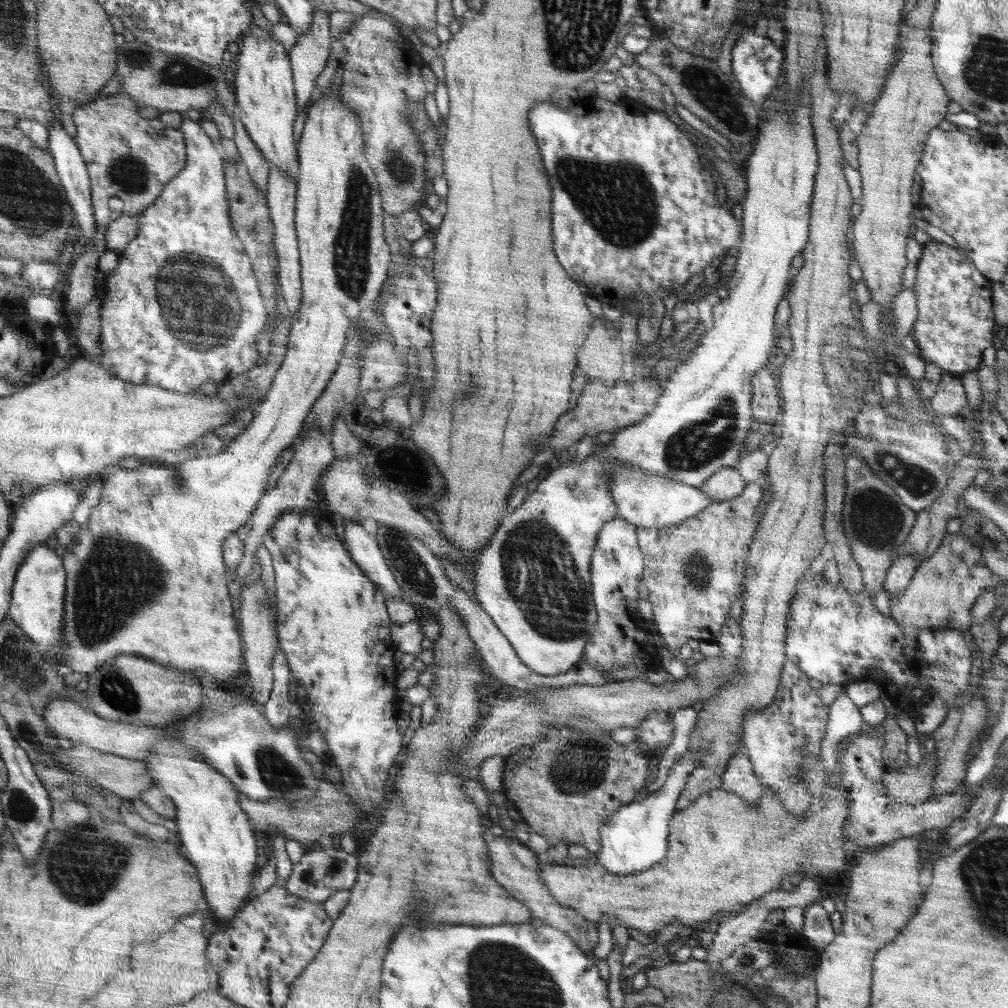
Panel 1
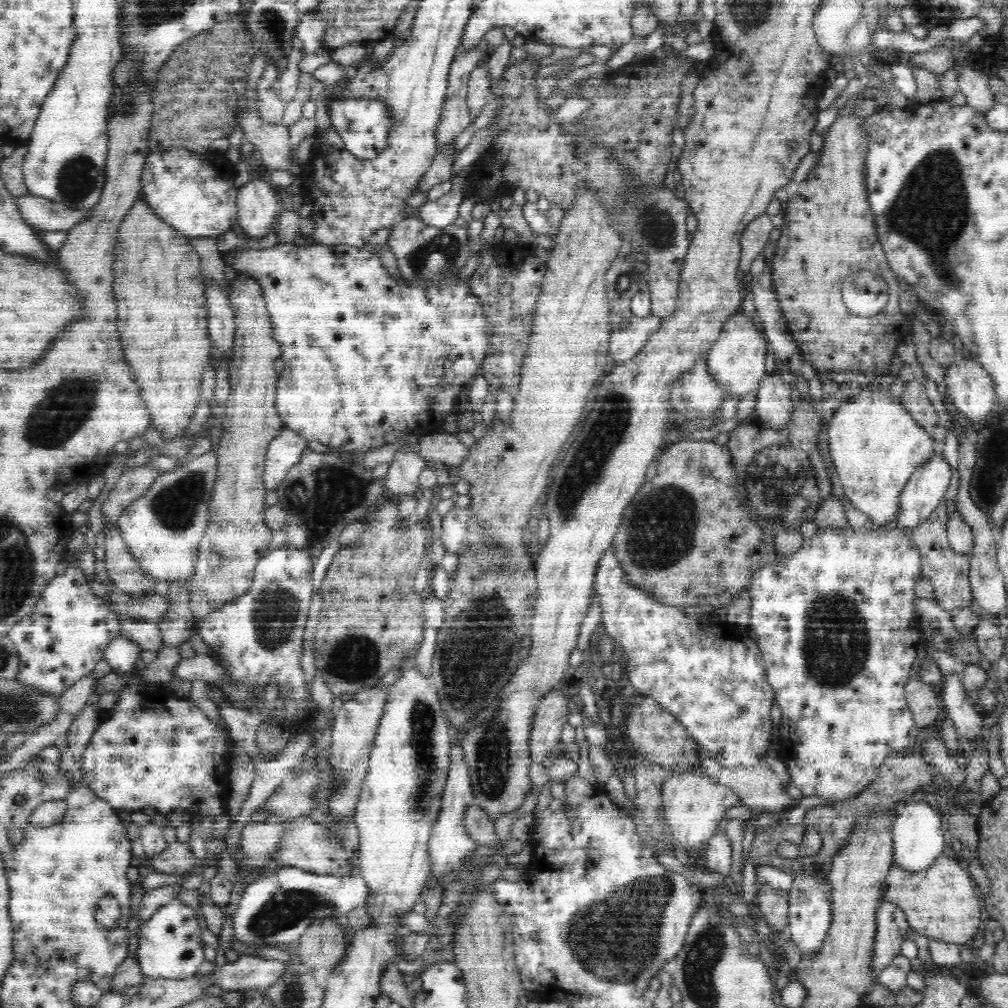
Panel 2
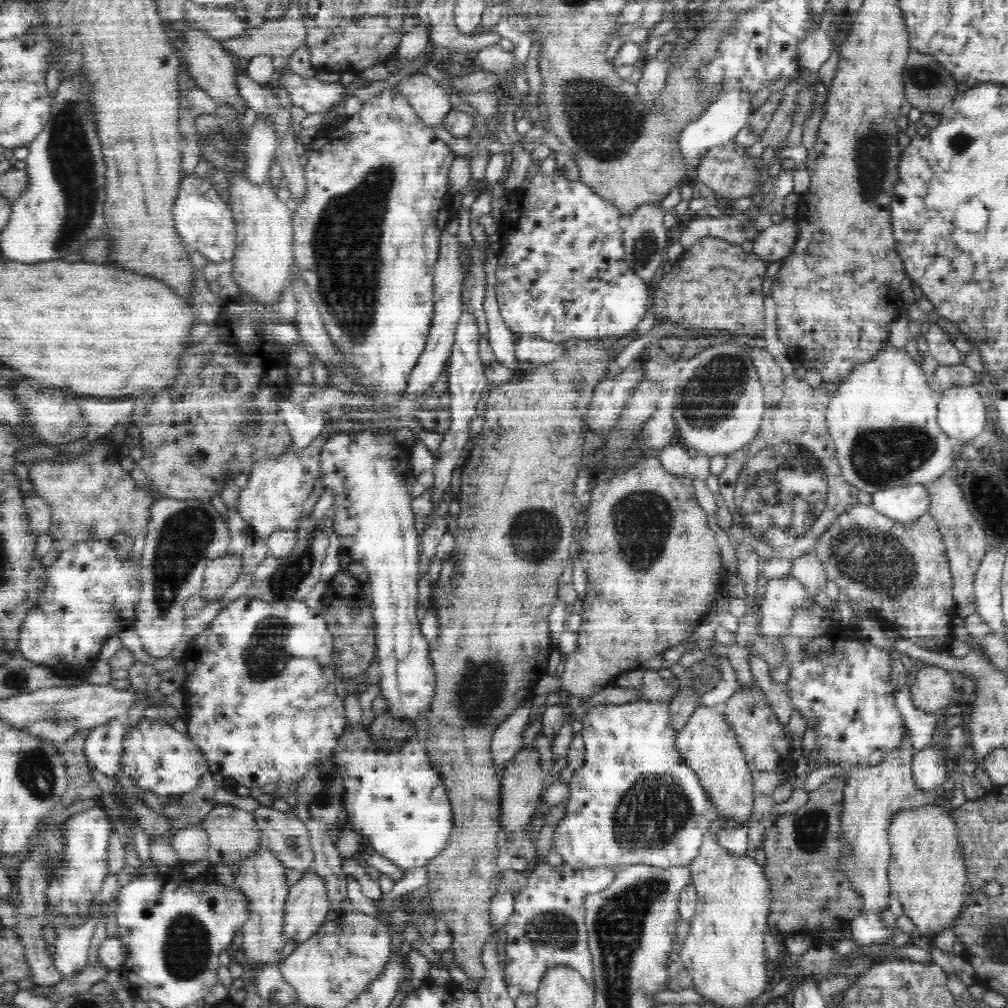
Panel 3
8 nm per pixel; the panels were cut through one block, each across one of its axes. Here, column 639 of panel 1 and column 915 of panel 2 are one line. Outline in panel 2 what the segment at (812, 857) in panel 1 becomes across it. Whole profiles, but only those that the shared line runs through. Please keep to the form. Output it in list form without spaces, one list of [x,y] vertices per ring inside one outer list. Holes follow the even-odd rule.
[[[938,857],[926,870],[908,872],[892,866],[883,882],[884,897],[904,911],[909,926],[918,934],[940,942],[963,946],[977,940],[986,914],[970,872],[949,857]]]

